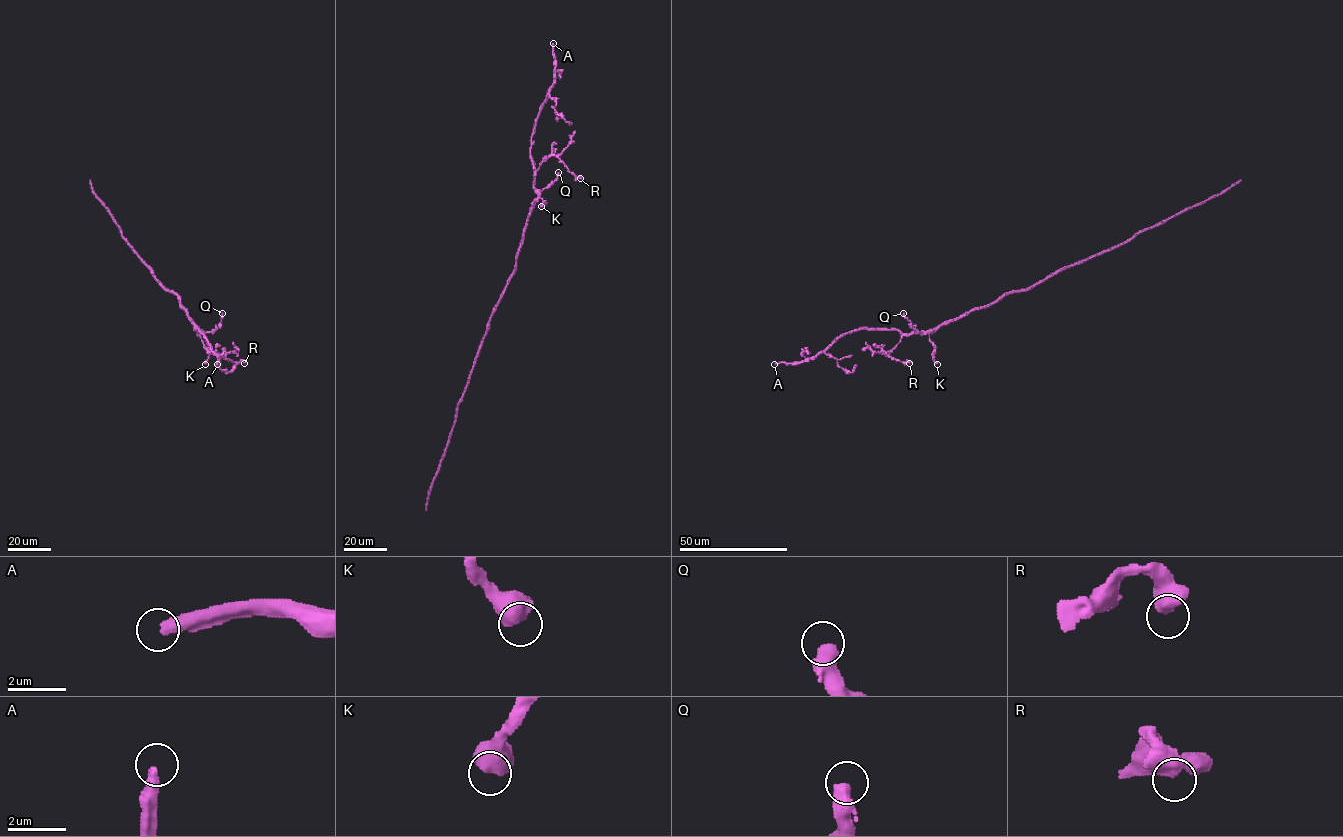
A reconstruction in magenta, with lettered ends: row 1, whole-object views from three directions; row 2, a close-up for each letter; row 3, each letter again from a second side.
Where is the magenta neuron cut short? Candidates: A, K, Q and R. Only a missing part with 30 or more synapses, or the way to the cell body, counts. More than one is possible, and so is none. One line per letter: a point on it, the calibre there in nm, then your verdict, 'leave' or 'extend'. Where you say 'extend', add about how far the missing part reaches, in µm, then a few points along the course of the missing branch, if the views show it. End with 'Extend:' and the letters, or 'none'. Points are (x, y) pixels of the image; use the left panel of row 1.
A: at (217, 364); 360 nm thick; extend; about 600 µm are missing; missing branch runs (217, 364), (187, 360), (238, 406), (252, 381), (244, 347), (250, 220), (232, 210), (185, 139)
K: at (205, 364); 800 nm thick; leave
Q: at (222, 313); 550 nm thick; leave
R: at (244, 363); 650 nm thick; leave
Extend: A

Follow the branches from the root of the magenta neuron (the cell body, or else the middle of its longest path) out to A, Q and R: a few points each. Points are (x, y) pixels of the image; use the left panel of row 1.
A: (170, 291), (202, 332), (199, 334), (194, 329), (204, 335), (217, 356), (217, 364)
Q: (170, 291), (202, 331), (215, 329), (222, 313)
R: (170, 291), (202, 332), (198, 333), (208, 350), (233, 362), (242, 360), (244, 363)

